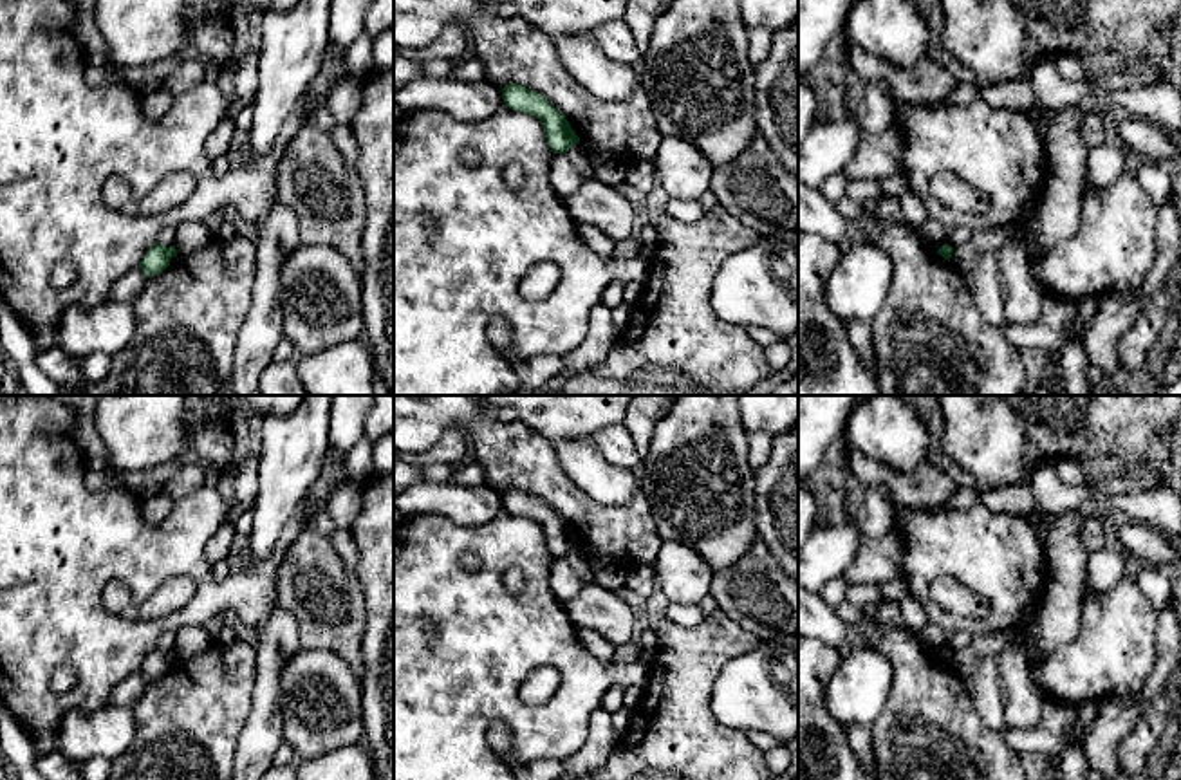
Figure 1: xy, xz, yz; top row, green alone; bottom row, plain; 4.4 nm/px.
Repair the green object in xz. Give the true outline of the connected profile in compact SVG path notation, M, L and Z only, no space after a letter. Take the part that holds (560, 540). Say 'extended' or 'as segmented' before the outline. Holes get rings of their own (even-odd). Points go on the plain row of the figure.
as segmented; M509 488L502 493L502 502L506 511L535 520L542 527L553 558L563 558L572 549L580 547L580 542L574 538L565 520L562 520L542 498Z

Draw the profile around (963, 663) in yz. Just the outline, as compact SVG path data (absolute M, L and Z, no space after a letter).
M1042 605L1008 630L972 636L972 643L966 650L953 652L950 668L966 679L975 668L979 657L991 654L999 655L1011 645L1024 641L1026 632L1038 619L1040 608Z

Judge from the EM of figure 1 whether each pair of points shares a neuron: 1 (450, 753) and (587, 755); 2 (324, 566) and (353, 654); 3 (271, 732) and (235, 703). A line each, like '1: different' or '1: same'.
1: different
2: same
3: different

